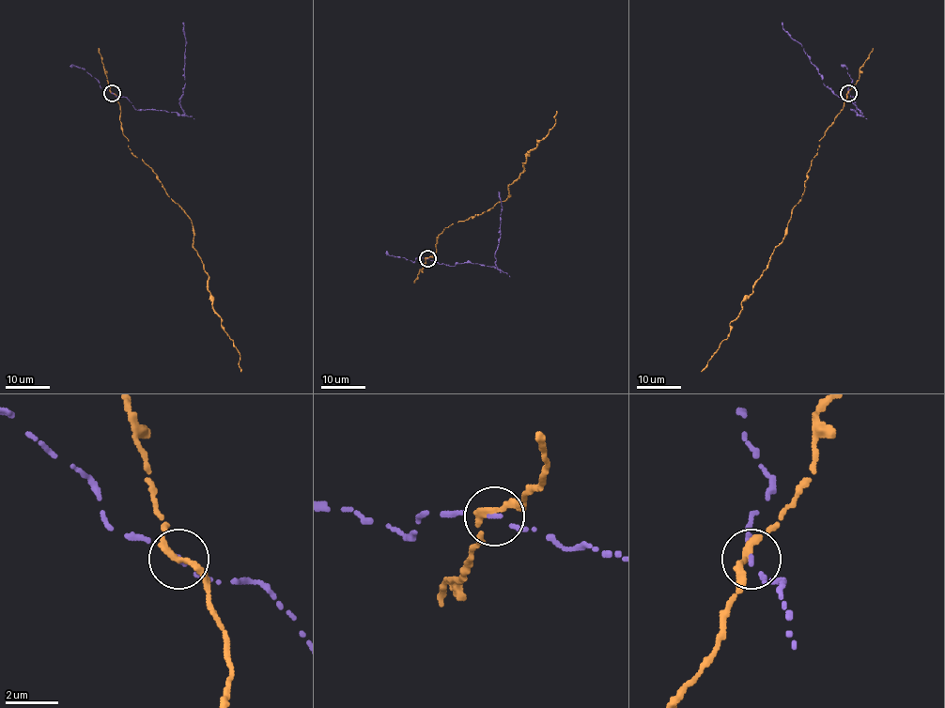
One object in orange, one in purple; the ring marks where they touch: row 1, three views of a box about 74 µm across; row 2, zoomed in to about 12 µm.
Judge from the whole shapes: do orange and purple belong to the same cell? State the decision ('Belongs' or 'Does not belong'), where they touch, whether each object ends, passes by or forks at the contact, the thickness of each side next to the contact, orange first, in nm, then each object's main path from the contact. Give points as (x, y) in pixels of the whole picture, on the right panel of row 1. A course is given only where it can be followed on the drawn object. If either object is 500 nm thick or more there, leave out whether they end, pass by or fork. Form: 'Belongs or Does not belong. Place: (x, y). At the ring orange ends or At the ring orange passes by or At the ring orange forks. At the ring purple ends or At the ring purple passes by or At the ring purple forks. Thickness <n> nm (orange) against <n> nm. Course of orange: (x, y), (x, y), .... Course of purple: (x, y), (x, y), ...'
Does not belong. Place: (848, 93). At the ring orange passes by. At the ring purple passes by. Thickness 260 nm (orange) against 120 nm. Course of orange: (848, 93), (818, 141), (785, 235), (730, 323), (729, 336), (701, 371). Course of purple: (848, 93), (859, 115), (854, 104), (823, 84), (782, 22)

